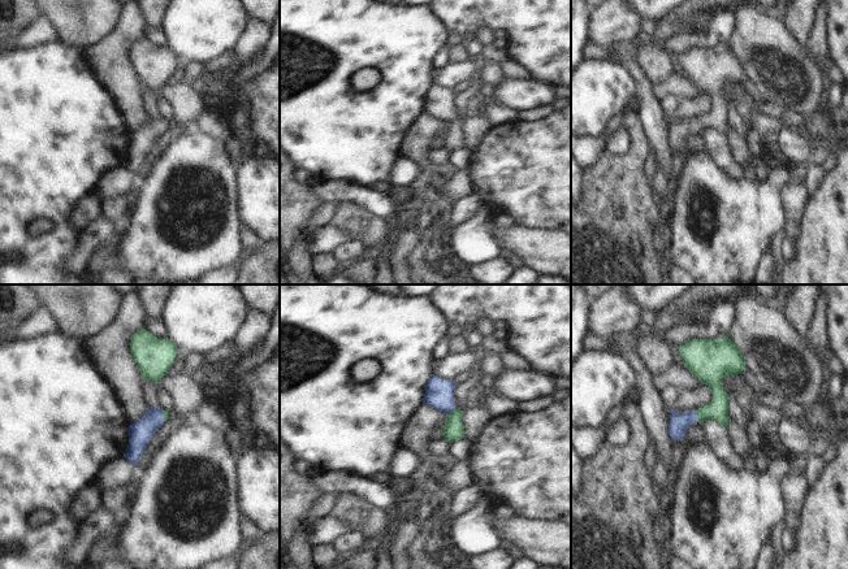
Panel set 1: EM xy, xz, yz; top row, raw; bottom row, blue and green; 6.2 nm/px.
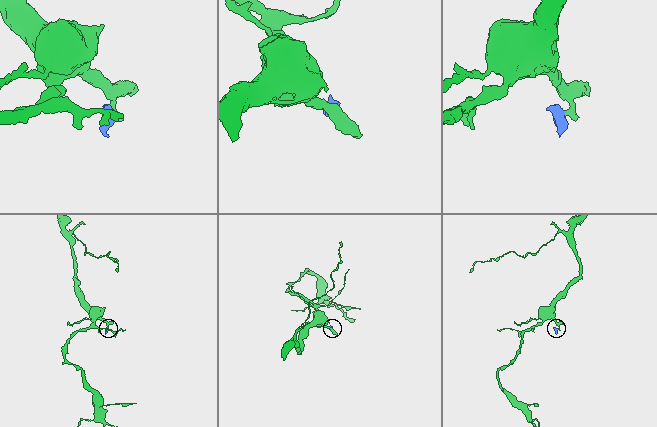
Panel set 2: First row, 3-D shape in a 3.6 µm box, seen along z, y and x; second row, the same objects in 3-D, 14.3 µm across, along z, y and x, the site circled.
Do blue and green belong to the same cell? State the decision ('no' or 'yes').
yes

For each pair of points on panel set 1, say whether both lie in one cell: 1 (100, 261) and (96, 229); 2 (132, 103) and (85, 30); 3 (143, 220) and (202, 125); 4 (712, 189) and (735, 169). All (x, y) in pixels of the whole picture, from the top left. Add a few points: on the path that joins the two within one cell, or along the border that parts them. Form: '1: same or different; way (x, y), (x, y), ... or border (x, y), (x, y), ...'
1: different; border (113, 221), (112, 235), (90, 255), (83, 270)
2: different; border (116, 24), (106, 37), (83, 51)
3: different; border (193, 126), (223, 143)
4: different; border (706, 152), (731, 177), (748, 176)

